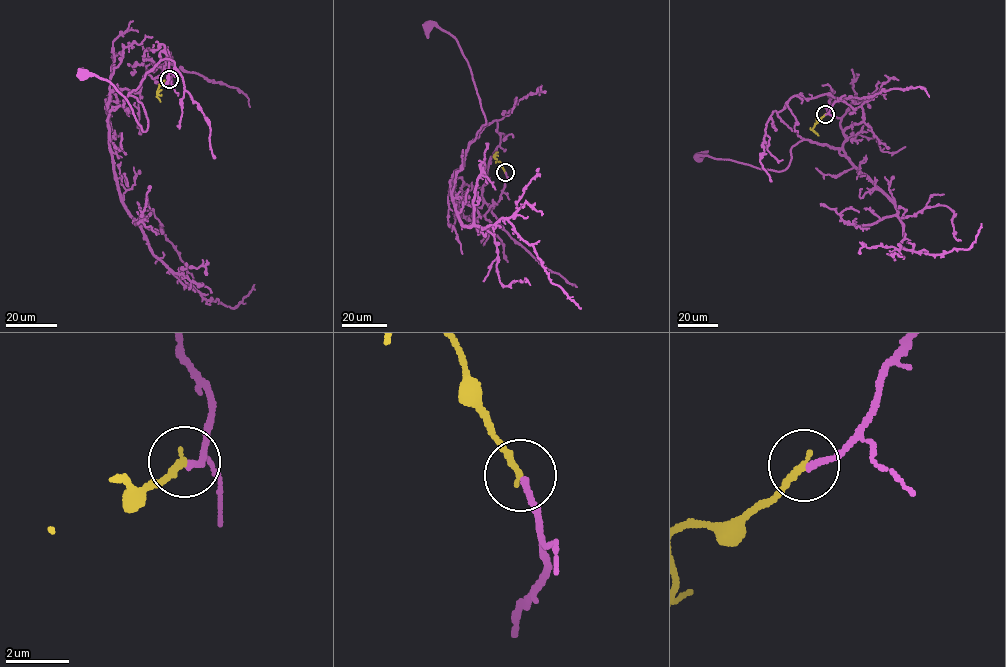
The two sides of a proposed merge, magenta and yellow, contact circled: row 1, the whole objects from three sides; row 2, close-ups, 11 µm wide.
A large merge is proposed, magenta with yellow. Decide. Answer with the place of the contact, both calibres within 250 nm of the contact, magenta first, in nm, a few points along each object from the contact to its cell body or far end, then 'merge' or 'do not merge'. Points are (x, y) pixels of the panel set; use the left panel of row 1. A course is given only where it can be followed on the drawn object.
at (169, 79); 200 nm thick on the magenta side, 240 nm on the other; magenta runs (169, 79), (110, 92), (109, 113), (143, 106), (144, 131), (83, 74); yellow runs (169, 79), (157, 90), (160, 102); merge

